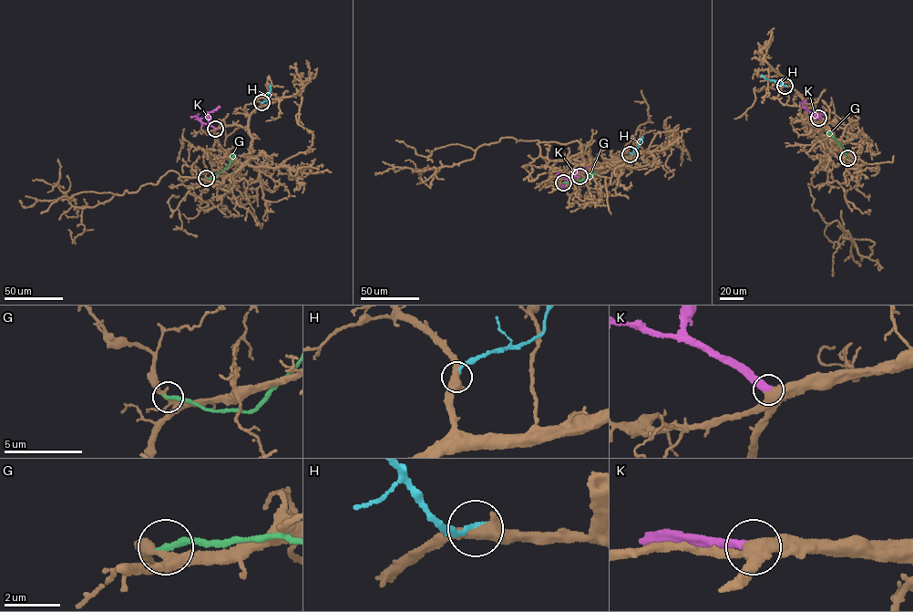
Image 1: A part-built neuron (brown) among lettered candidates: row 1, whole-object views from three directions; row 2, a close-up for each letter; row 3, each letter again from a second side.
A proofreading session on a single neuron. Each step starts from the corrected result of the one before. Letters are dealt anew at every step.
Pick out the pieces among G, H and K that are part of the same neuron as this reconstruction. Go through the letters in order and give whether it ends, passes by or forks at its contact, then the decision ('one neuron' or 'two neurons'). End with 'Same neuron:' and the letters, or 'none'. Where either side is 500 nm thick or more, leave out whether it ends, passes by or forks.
G: it ends there; two neurons
H: it ends there; two neurons
K: it ends there; one neuron
Same neuron: K

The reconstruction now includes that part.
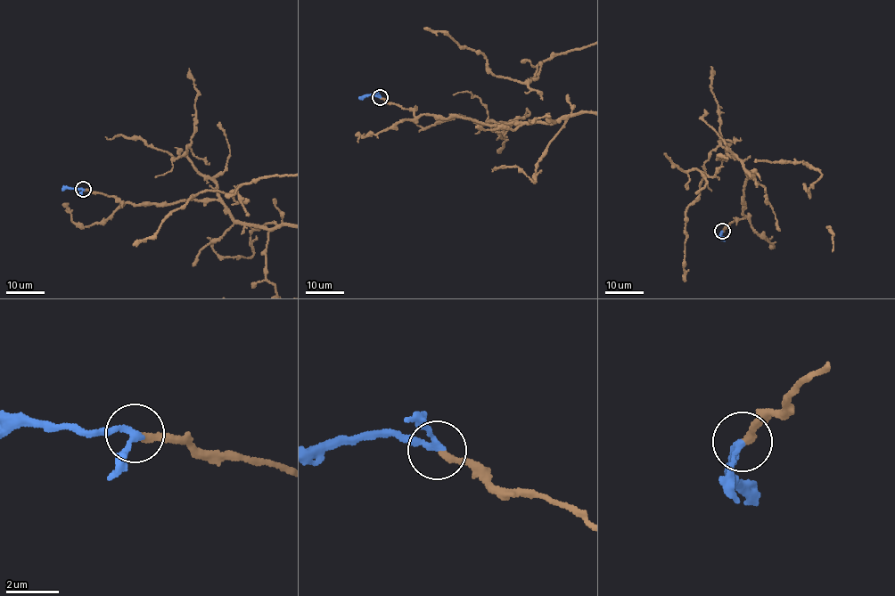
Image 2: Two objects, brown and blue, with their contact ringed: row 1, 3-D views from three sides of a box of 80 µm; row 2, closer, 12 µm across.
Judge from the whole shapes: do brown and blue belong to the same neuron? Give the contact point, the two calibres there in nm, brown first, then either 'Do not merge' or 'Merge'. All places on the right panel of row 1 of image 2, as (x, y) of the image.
Place: (722, 231). Thickness 260 nm (brown) against 220 nm. Merge

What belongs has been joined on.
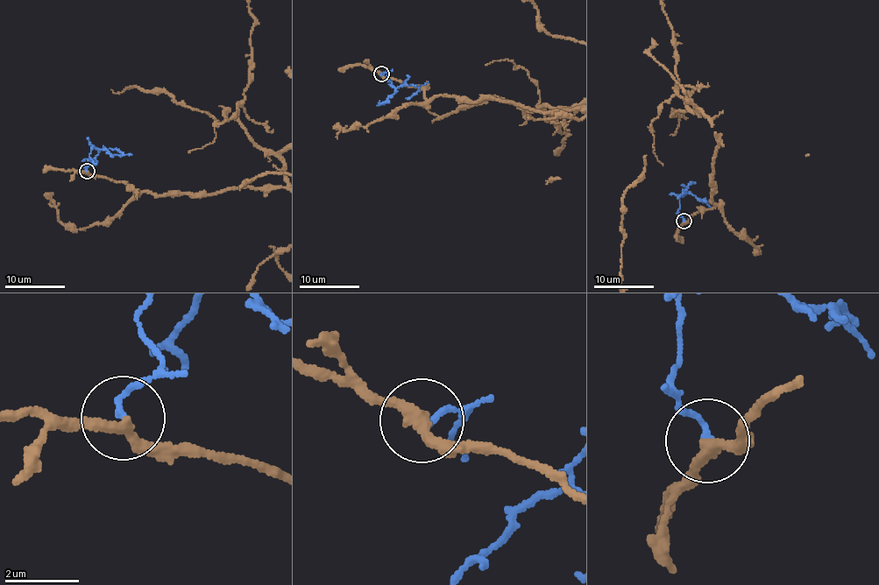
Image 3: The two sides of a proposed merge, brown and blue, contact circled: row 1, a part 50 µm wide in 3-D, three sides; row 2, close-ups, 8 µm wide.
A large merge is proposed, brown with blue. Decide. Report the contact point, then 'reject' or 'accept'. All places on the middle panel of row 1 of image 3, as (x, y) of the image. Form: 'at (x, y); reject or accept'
at (381, 74); accept

